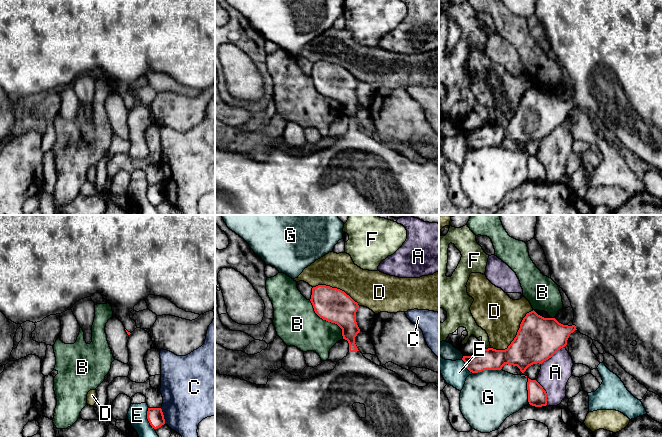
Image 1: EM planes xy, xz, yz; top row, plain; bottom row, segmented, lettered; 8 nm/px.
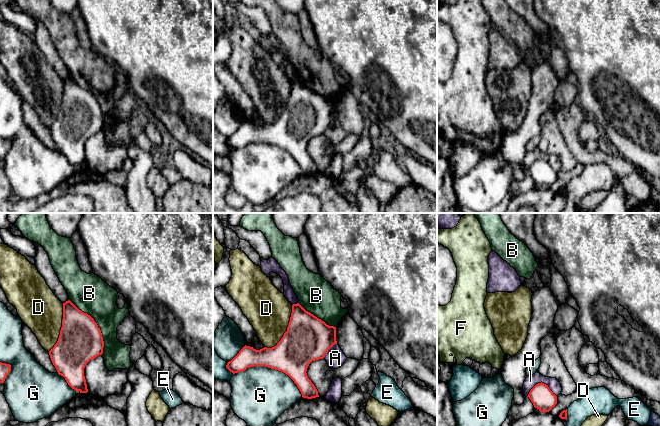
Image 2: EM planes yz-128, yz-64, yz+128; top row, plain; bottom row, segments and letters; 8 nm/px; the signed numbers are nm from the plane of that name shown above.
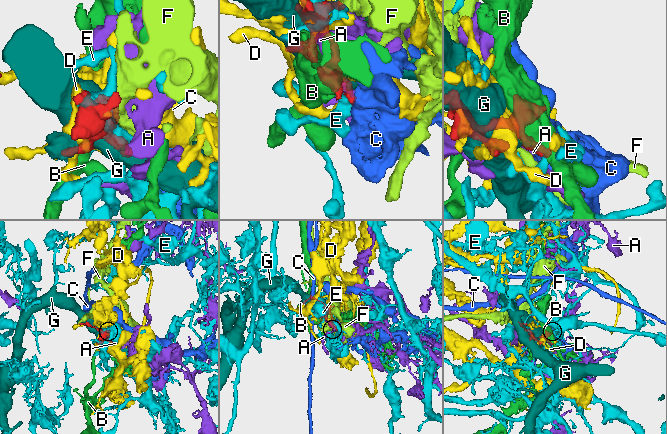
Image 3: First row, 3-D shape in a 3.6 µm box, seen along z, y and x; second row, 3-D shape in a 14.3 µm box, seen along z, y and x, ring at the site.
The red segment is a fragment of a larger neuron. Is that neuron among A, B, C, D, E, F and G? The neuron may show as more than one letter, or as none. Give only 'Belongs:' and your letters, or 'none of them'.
Belongs: none of them

